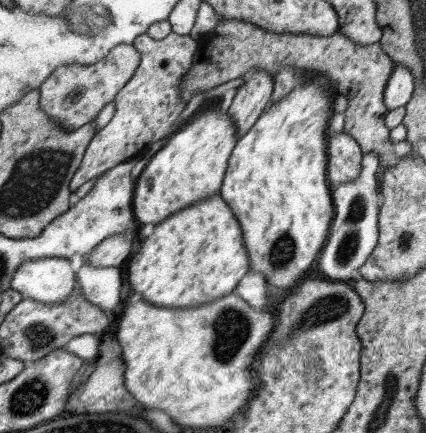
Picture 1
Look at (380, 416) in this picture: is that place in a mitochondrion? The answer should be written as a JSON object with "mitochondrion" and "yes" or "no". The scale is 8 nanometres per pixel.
{"mitochondrion":"yes"}

